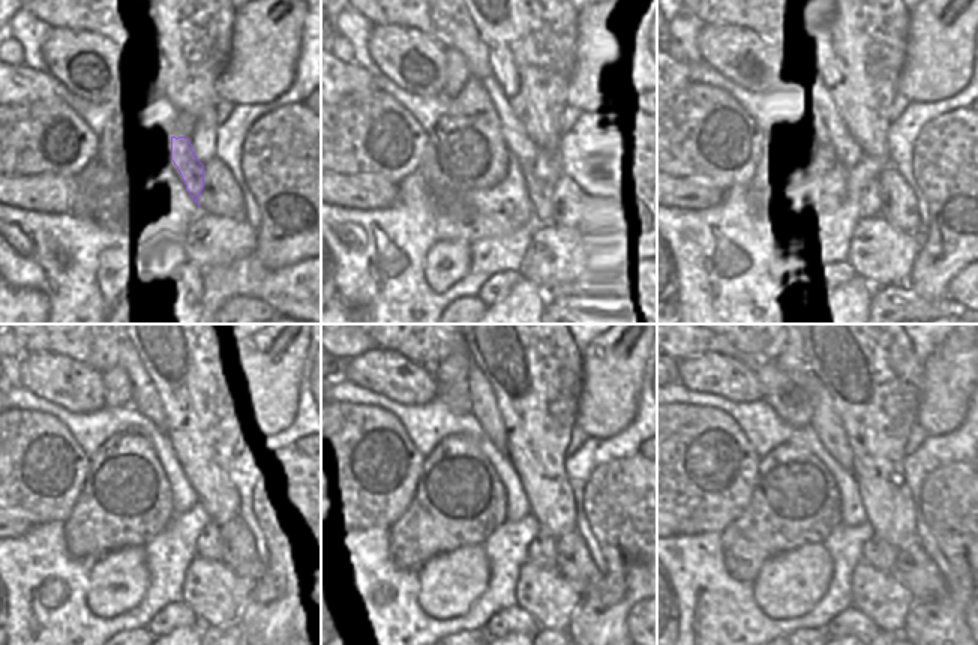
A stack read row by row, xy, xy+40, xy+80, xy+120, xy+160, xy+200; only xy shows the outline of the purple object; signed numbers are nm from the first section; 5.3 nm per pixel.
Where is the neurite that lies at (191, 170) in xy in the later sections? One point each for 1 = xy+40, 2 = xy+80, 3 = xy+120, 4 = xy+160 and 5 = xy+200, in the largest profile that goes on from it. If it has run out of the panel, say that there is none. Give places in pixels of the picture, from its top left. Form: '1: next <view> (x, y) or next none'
1: next xy+40 (539, 194)
2: next xy+80 (872, 195)
3: next xy+120 (207, 546)
4: next xy+160 (542, 549)
5: next xy+200 (876, 552)

